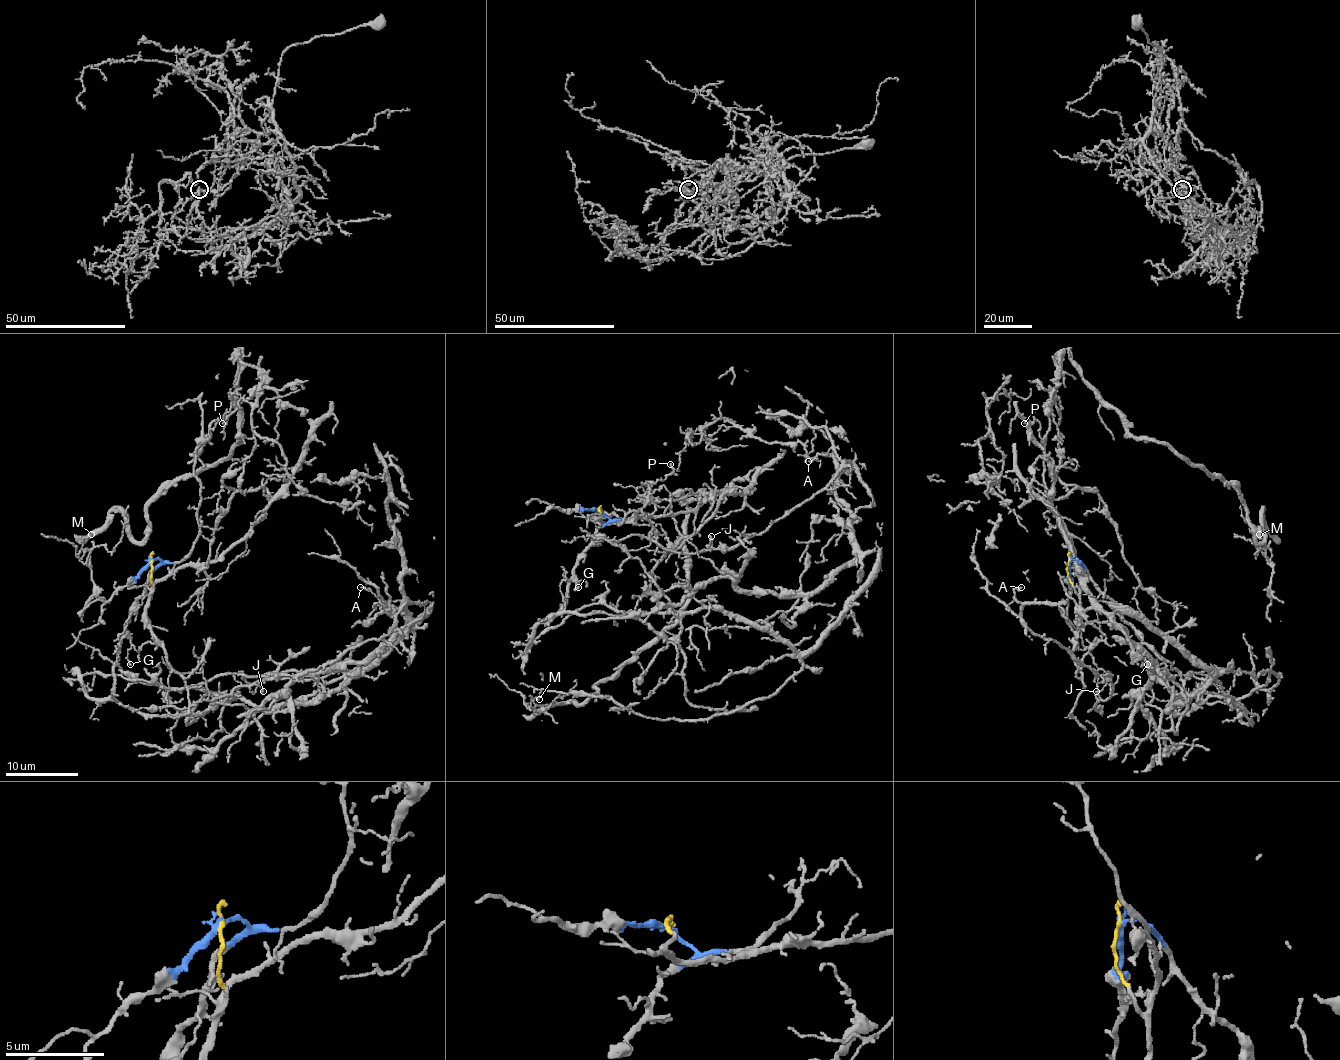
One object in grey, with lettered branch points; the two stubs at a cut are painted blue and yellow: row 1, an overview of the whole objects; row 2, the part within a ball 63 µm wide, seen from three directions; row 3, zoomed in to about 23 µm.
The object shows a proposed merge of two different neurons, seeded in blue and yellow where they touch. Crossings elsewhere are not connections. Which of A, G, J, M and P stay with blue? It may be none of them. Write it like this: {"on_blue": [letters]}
{"on_blue": ["G", "M", "P"]}

